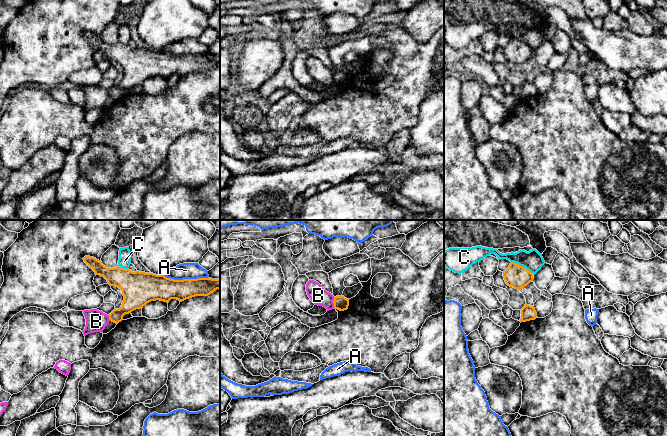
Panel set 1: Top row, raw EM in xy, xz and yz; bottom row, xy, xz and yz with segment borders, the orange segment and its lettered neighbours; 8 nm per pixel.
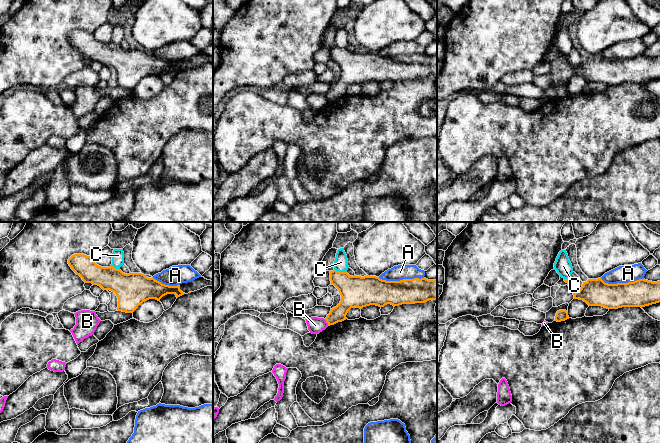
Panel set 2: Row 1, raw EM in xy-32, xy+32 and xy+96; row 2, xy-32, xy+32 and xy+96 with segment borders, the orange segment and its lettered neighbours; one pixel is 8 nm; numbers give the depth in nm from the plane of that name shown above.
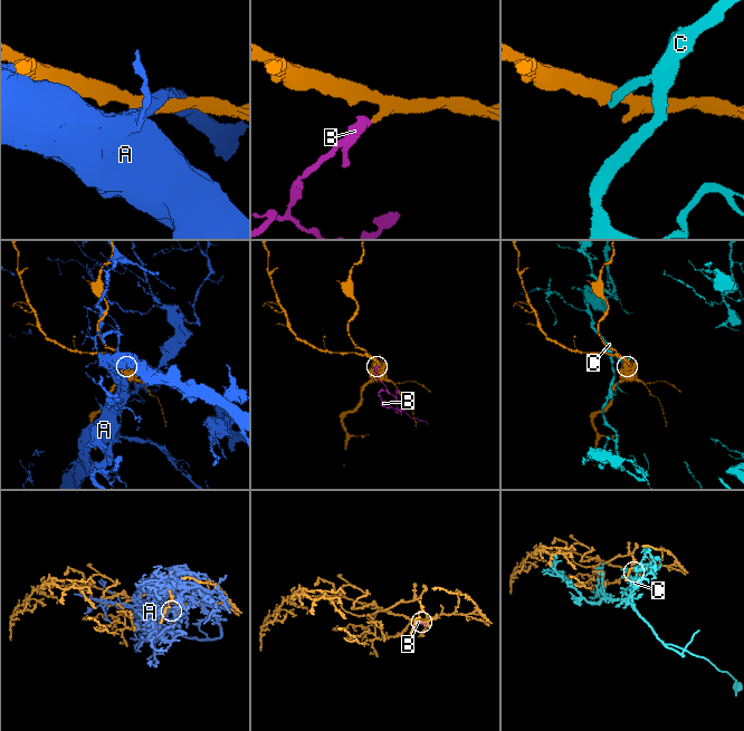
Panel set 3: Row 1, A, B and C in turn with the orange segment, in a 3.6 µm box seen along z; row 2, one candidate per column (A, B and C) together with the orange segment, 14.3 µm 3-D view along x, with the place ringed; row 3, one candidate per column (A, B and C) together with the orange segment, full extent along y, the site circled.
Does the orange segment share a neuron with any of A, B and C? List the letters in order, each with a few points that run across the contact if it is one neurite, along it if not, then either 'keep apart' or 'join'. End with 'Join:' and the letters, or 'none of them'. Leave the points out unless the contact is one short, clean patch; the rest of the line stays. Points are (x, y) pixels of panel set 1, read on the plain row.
A: keep apart
B: line xz (334, 73), (333, 83); keep apart
C: keep apart
Join: none of them

